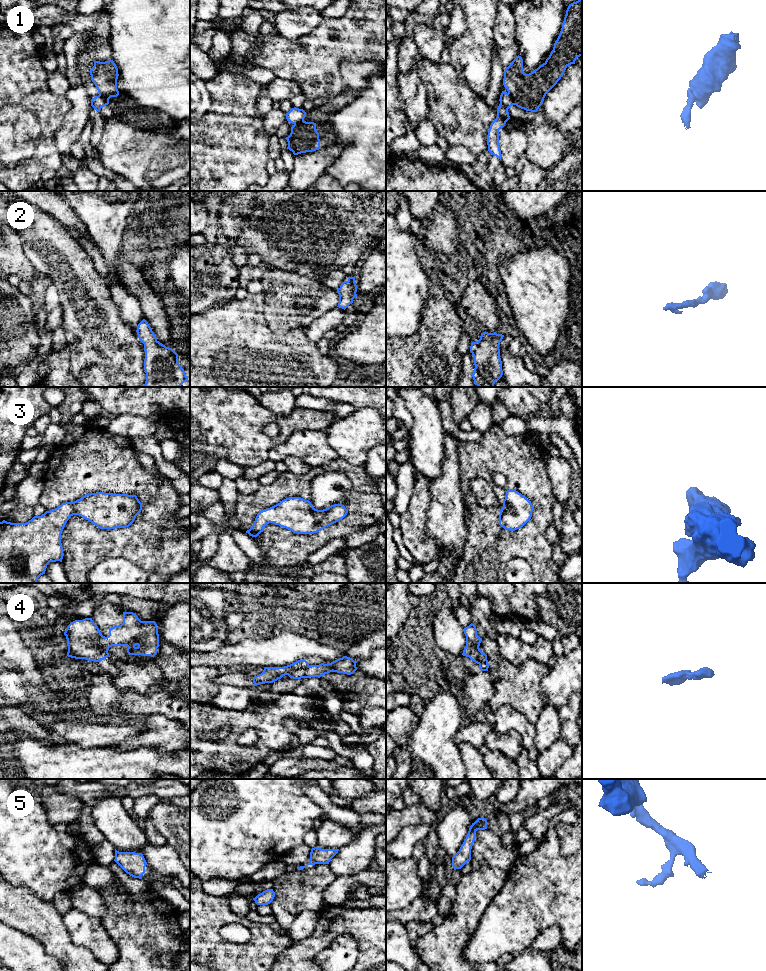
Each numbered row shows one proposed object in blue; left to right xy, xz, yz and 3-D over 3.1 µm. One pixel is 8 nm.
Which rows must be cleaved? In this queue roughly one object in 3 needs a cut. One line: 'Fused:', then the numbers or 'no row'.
Fused: 1, 4

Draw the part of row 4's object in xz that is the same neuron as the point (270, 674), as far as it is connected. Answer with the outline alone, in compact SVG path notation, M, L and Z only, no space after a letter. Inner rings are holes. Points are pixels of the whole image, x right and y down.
M302 659L284 667L265 667L261 674L253 677L254 686L265 683L273 683L295 670L303 669L308 666L309 663Z

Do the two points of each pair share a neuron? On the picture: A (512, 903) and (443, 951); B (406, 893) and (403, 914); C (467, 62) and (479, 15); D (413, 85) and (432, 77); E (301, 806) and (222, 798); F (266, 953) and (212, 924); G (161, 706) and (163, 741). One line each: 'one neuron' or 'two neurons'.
A: two neurons
B: two neurons
C: one neuron
D: two neurons
E: one neuron
F: one neuron
G: two neurons

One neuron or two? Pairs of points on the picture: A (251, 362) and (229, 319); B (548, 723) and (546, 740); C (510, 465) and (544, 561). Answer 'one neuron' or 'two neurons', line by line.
A: one neuron
B: one neuron
C: one neuron

